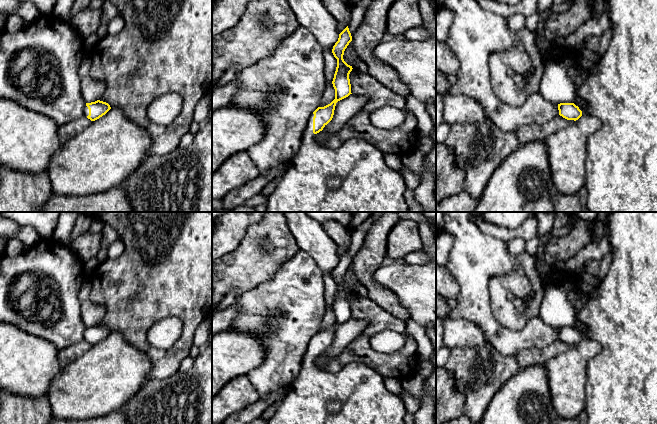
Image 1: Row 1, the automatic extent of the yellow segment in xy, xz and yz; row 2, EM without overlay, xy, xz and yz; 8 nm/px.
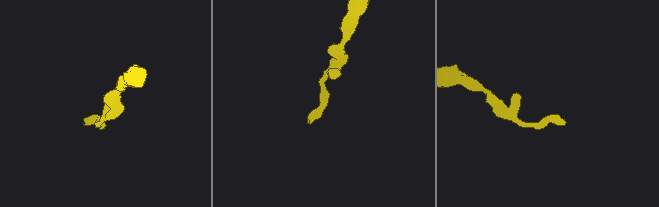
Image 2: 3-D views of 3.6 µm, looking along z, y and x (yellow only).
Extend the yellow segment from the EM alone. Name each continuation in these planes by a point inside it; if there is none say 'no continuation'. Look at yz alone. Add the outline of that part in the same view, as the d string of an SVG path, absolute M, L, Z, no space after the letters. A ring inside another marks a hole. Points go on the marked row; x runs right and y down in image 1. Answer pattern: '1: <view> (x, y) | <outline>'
1: yz (621, 168) | M607 0L606 12L610 20L610 28L613 30L612 38L605 54L600 57L595 71L589 75L578 89L578 97L586 103L586 110L582 114L589 114L601 122L601 128L595 132L588 142L588 156L586 160L586 187L588 212L657 212L657 0Z

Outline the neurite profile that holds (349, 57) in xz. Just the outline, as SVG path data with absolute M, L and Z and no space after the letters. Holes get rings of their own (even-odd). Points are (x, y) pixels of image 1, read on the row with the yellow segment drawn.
M346 48L344 51L343 59L348 65L352 66L353 62L356 59L360 59L360 57L354 50L350 51Z

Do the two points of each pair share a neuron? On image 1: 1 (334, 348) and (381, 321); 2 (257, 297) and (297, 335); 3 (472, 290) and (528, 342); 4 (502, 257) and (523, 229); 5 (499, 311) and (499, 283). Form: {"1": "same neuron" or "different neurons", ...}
{"1": "different neurons", "2": "same neuron", "3": "same neuron", "4": "different neurons", "5": "same neuron"}

